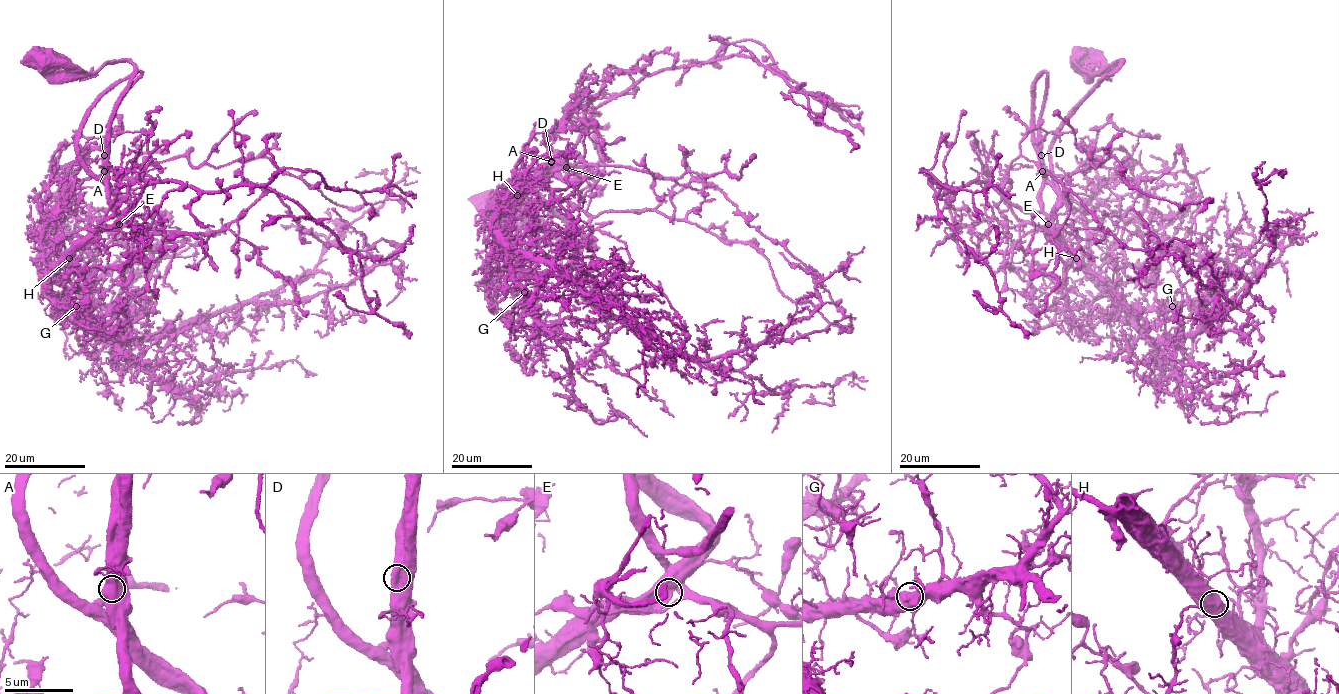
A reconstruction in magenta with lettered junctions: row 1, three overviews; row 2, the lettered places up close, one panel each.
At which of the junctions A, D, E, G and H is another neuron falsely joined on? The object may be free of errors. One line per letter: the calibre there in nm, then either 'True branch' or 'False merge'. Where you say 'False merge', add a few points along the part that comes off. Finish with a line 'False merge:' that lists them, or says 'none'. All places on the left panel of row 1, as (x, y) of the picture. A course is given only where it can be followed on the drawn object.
A: Thickness 800 nm. True branch
D: Thickness 950 nm. True branch
E: Thickness 1000 nm. True branch
G: Thickness 900 nm. True branch
H: Thickness 1000 nm. True branch
False merge: none

